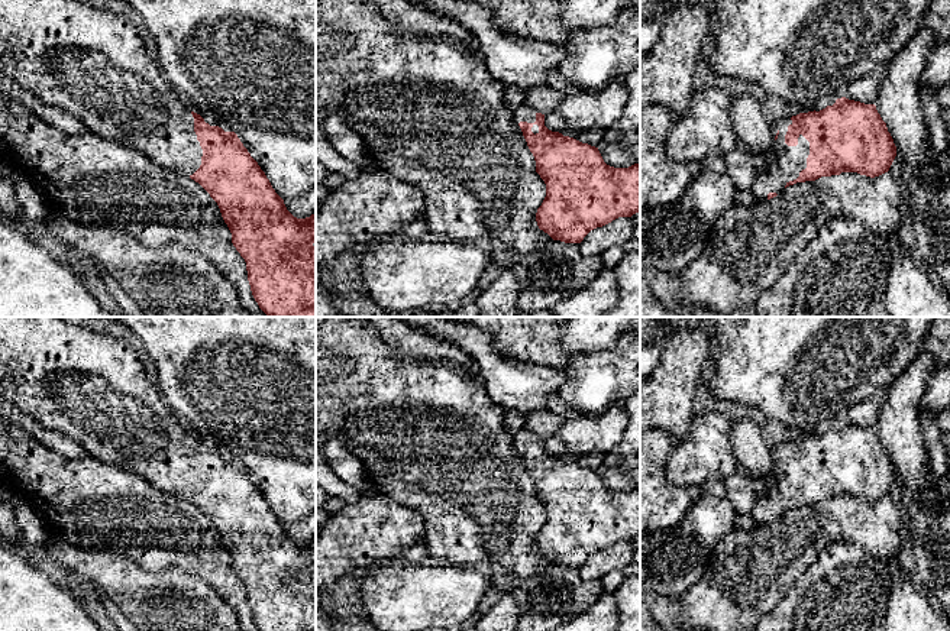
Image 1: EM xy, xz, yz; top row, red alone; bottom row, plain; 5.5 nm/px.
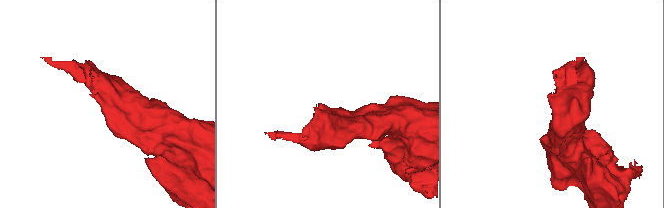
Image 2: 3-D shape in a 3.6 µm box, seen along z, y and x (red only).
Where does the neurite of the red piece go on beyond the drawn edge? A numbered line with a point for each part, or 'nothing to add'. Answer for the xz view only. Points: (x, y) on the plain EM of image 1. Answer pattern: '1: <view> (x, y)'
1: xz (524, 437)

